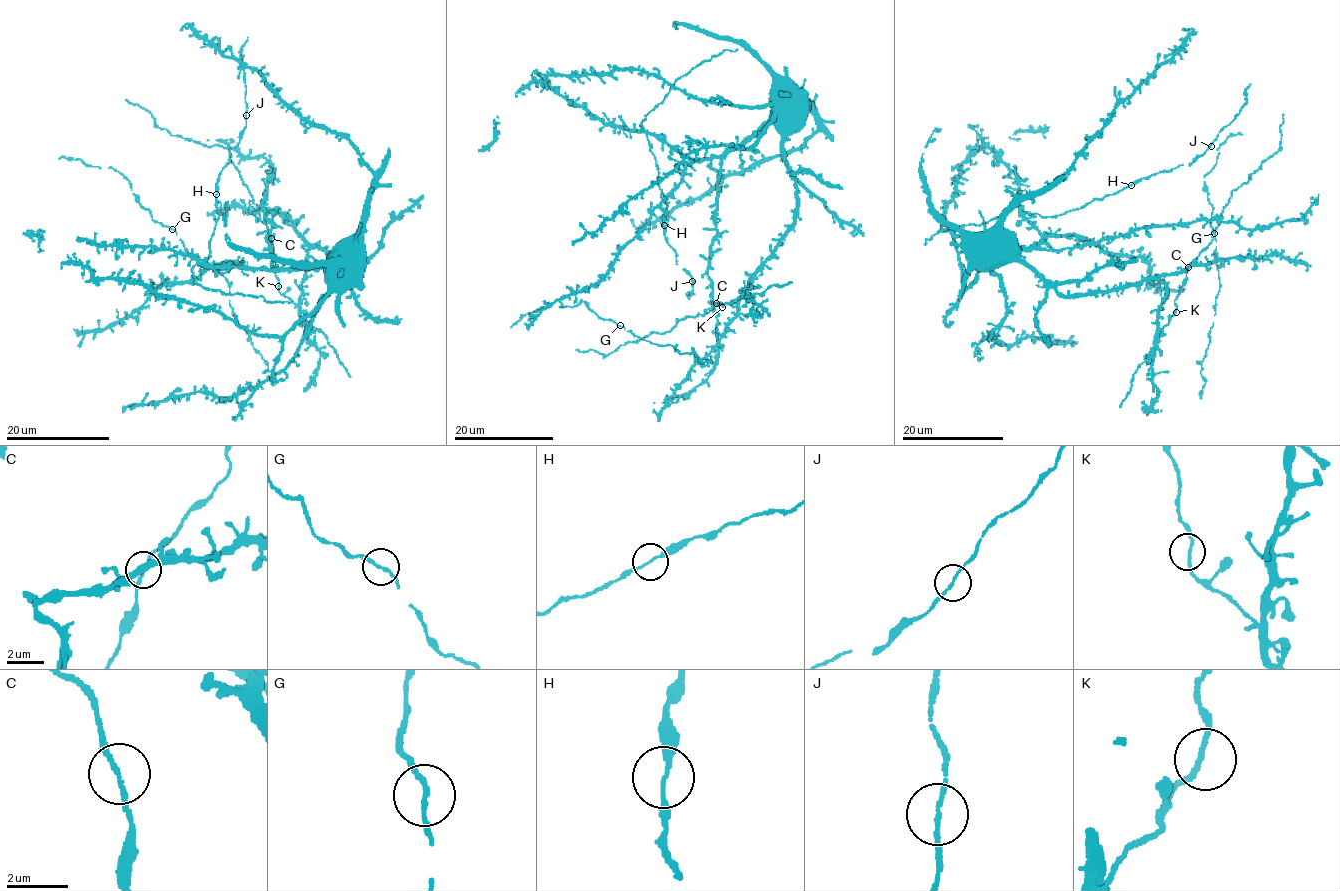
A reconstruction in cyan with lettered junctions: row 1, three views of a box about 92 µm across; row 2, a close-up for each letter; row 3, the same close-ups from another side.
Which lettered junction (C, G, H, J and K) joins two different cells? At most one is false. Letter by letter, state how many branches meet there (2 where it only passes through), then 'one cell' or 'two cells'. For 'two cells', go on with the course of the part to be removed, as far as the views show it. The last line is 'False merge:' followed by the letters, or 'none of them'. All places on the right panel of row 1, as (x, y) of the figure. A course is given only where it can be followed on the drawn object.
C: 2 | one cell
G: 2 | one cell
H: 2 | one cell
J: 2 | one cell
K: 2 | one cell
False merge: none of them

